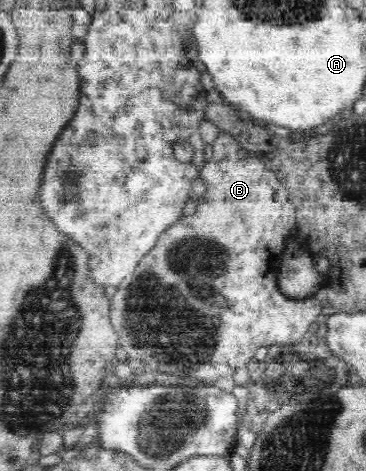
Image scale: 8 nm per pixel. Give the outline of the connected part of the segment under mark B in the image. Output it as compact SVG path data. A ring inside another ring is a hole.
M219 134L213 146L213 157L203 162L197 171L199 181L205 187L203 203L197 203L197 209L193 215L181 216L175 219L165 231L157 238L155 245L145 253L137 267L127 274L127 277L118 285L117 293L113 295L113 305L111 305L111 323L115 323L114 328L118 335L119 347L125 349L129 358L144 364L146 371L151 369L151 373L171 373L171 375L187 375L193 379L201 379L205 383L211 384L220 376L231 377L237 368L245 368L245 365L253 359L255 351L261 346L273 344L294 344L305 337L309 332L309 327L317 316L321 313L321 302L316 296L303 298L293 298L285 296L278 284L280 263L282 262L283 251L286 250L286 241L291 238L296 227L296 207L290 200L290 192L281 181L278 175L263 160L254 154L243 150L234 137L229 134Z

